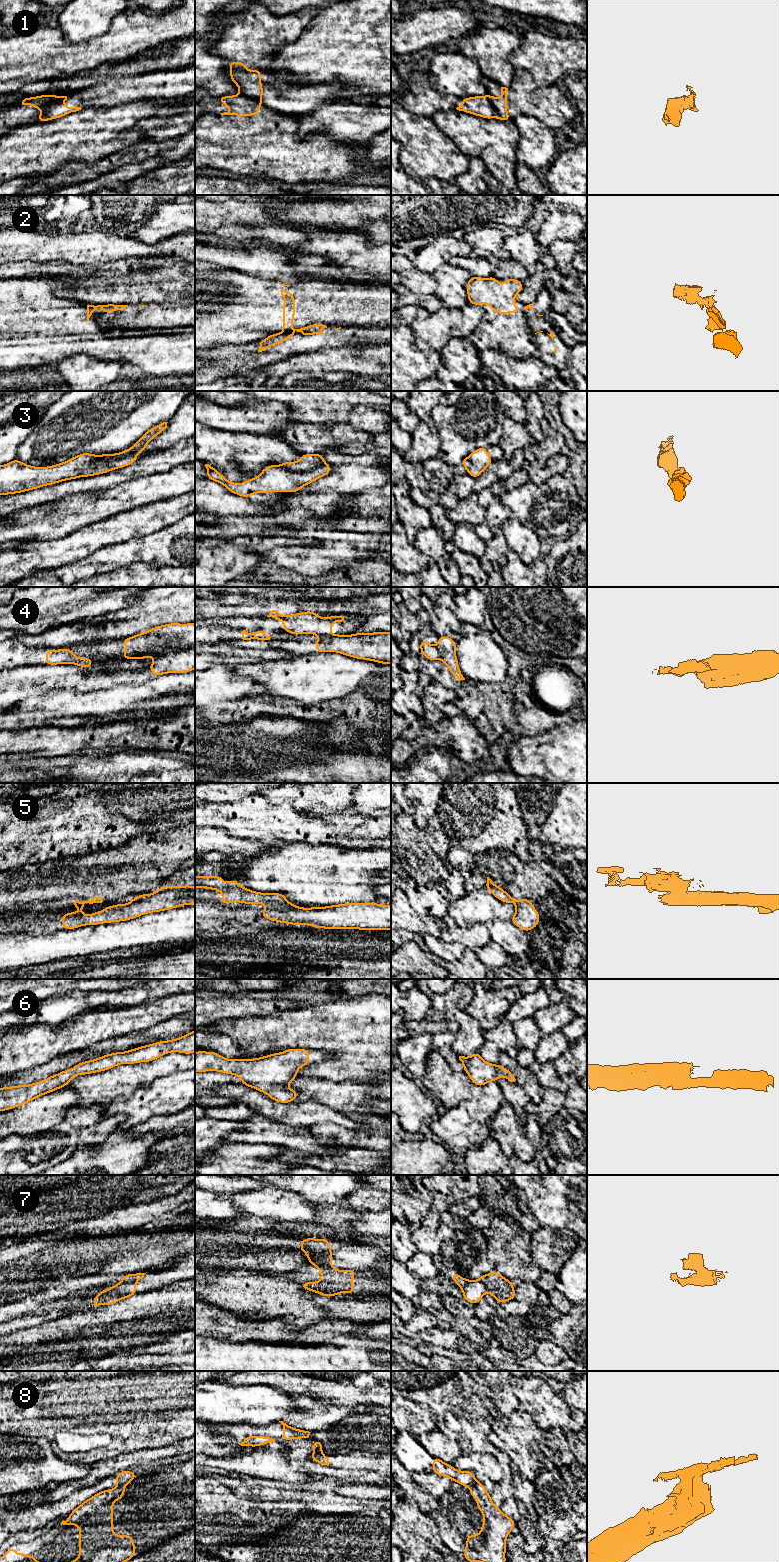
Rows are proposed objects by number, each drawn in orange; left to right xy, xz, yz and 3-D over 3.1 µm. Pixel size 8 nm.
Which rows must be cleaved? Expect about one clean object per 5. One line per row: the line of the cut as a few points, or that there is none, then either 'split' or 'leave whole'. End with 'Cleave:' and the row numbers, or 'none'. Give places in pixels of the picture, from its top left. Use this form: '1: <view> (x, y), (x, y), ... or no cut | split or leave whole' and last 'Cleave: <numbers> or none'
1: yz (487, 95), (498, 117) | split
2: xz (293, 329), (283, 332) | split
3: xy (137, 454), (130, 453), (105, 463), (92, 464) | split
4: xz (321, 634), (334, 635) | split
5: xz (270, 905), (298, 907) | split
6: no cut | leave whole
7: xy (121, 1281), (135, 1282) | split
8: xy (124, 1484), (117, 1486) | split
Cleave: 1, 2, 3, 4, 5, 7, 8

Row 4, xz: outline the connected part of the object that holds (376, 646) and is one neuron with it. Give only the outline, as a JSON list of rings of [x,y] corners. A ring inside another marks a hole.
[[[391,632],[321,635],[316,640],[316,653],[337,652],[356,659],[391,665]]]

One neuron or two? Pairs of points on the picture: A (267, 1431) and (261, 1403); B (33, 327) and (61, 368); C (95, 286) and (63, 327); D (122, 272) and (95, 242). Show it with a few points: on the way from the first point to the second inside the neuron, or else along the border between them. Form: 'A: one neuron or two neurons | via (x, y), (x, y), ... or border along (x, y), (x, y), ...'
A: two neurons | border along (278, 1421), (263, 1426), (253, 1426)
B: two neurons | border along (79, 353), (73, 353), (52, 365)
C: two neurons | border along (83, 302), (94, 306)
D: two neurons | border along (137, 258), (124, 258), (116, 260), (111, 264)

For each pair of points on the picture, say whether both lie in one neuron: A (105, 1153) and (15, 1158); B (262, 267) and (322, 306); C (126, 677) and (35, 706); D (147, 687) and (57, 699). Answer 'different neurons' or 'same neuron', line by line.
A: different neurons
B: different neurons
C: different neurons
D: same neuron

